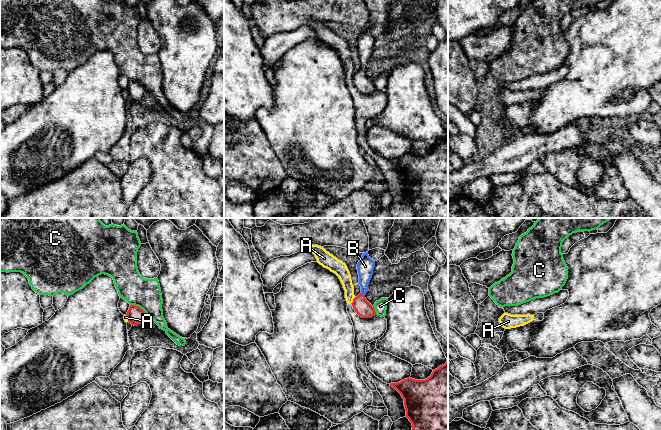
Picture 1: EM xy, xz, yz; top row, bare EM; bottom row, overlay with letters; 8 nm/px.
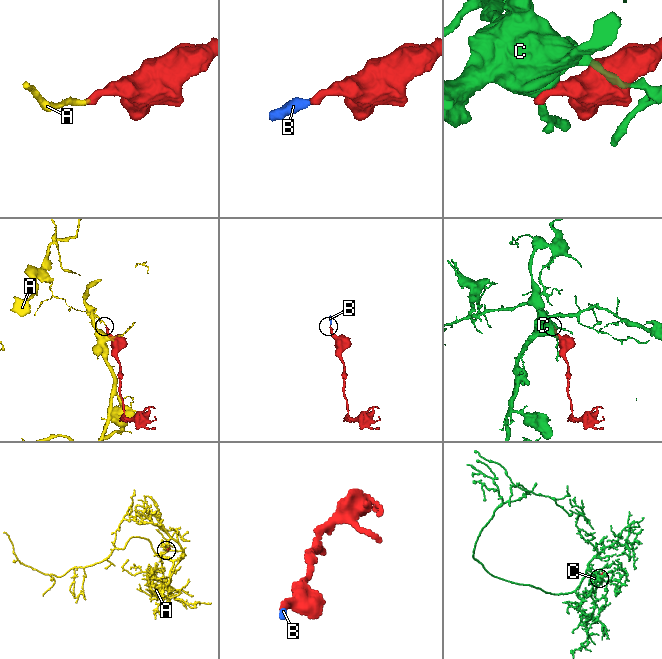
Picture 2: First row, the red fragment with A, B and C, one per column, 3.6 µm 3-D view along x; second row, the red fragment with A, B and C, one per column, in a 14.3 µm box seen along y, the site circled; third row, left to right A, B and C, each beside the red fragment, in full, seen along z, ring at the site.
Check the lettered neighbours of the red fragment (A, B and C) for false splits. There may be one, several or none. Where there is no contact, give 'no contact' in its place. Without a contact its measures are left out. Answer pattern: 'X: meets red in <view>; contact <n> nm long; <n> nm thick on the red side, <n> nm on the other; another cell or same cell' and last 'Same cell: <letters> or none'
A: meets red in xz; contact 70 nm long; 140 nm thick on the red side, 100 nm on the other; another cell
B: meets red in xz; contact 40 nm long; 140 nm thick on the red side, 140 nm on the other; same cell
C: meets red in xy; contact 170 nm long; 140 nm thick on the red side, 240 nm on the other; another cell
Same cell: B

